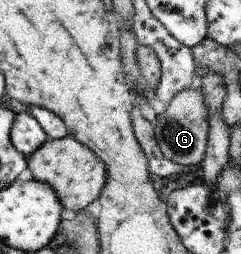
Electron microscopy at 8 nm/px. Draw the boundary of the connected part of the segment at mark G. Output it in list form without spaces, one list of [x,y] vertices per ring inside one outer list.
[[[195,86],[179,92],[163,114],[157,116],[154,136],[161,153],[171,163],[181,167],[197,168],[205,159],[208,146],[208,109],[202,98],[202,90]]]

